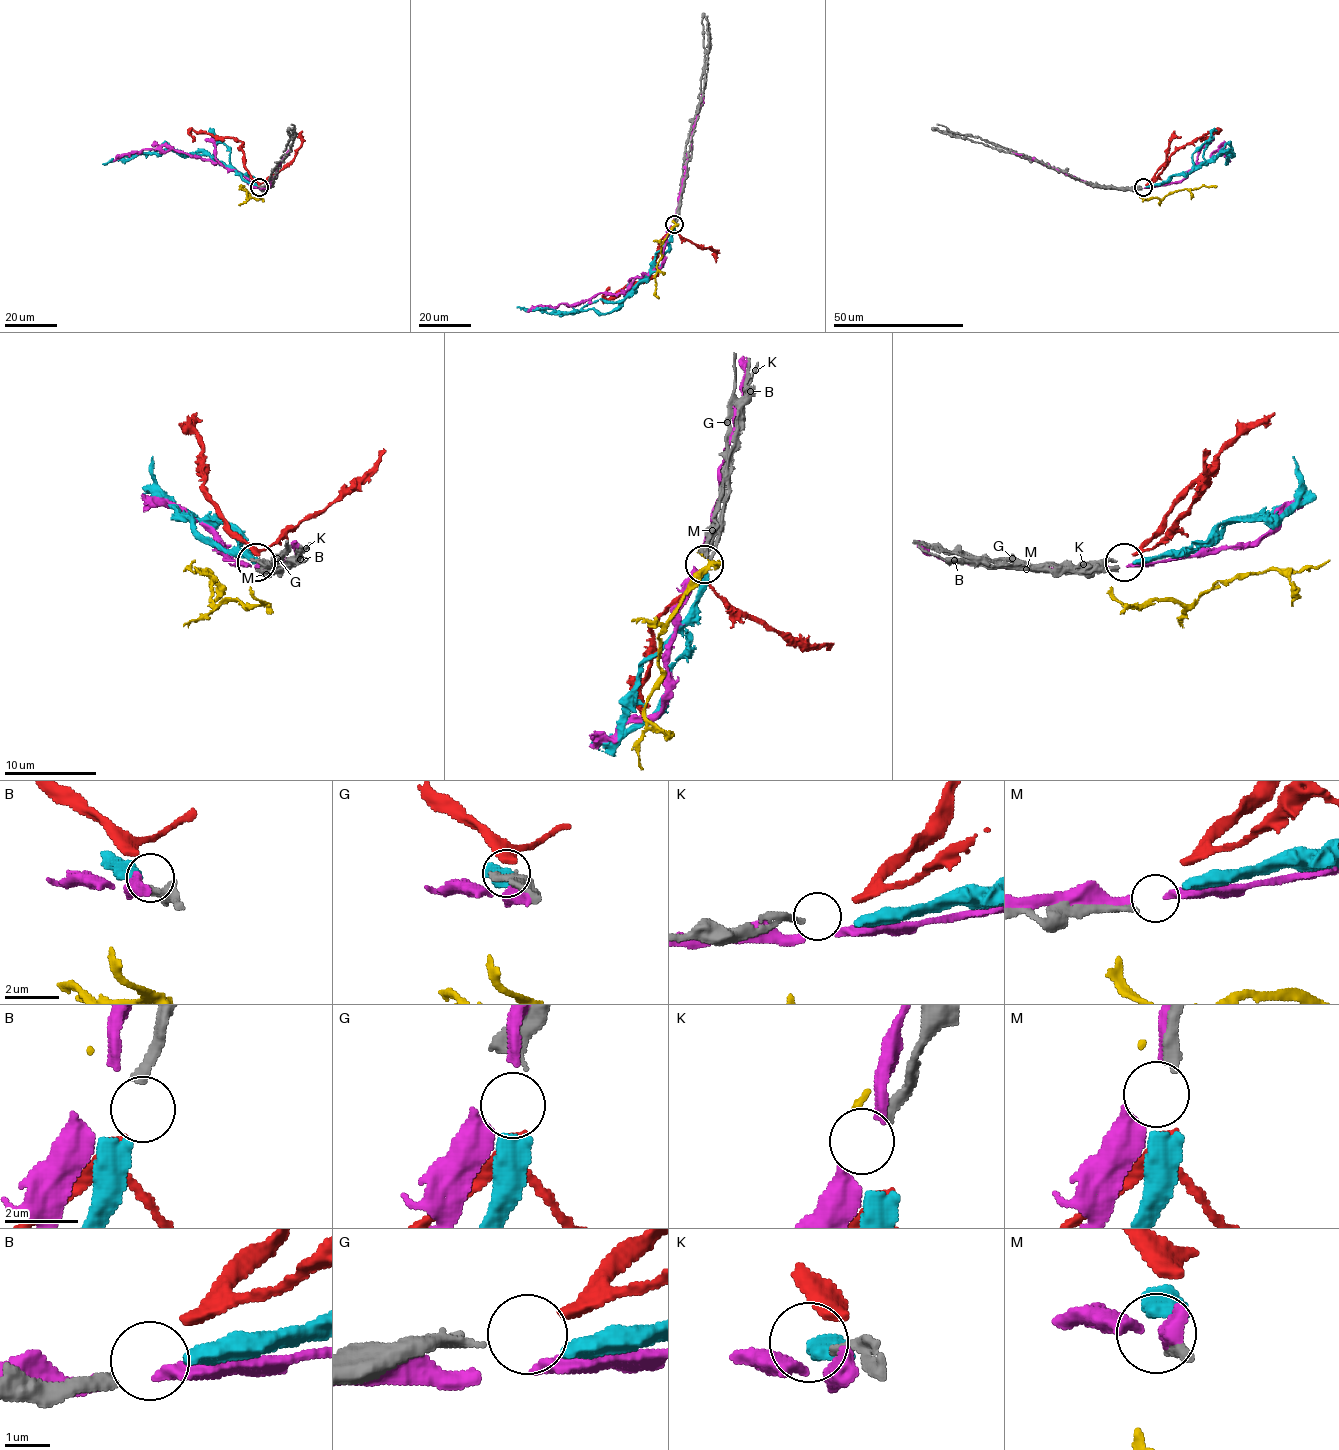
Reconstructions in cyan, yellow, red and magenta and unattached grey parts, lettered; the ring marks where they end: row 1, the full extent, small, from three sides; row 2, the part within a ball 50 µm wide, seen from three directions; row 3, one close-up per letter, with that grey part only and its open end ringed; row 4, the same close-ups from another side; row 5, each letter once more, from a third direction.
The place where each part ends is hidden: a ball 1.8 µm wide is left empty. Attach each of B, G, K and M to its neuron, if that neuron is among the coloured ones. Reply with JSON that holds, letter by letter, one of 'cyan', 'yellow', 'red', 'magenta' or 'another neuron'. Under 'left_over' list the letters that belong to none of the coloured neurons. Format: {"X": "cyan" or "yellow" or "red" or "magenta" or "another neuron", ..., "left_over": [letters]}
{"B": "cyan", "G": "red", "K": "another neuron", "M": "another neuron", "left_over": ["K", "M"]}

